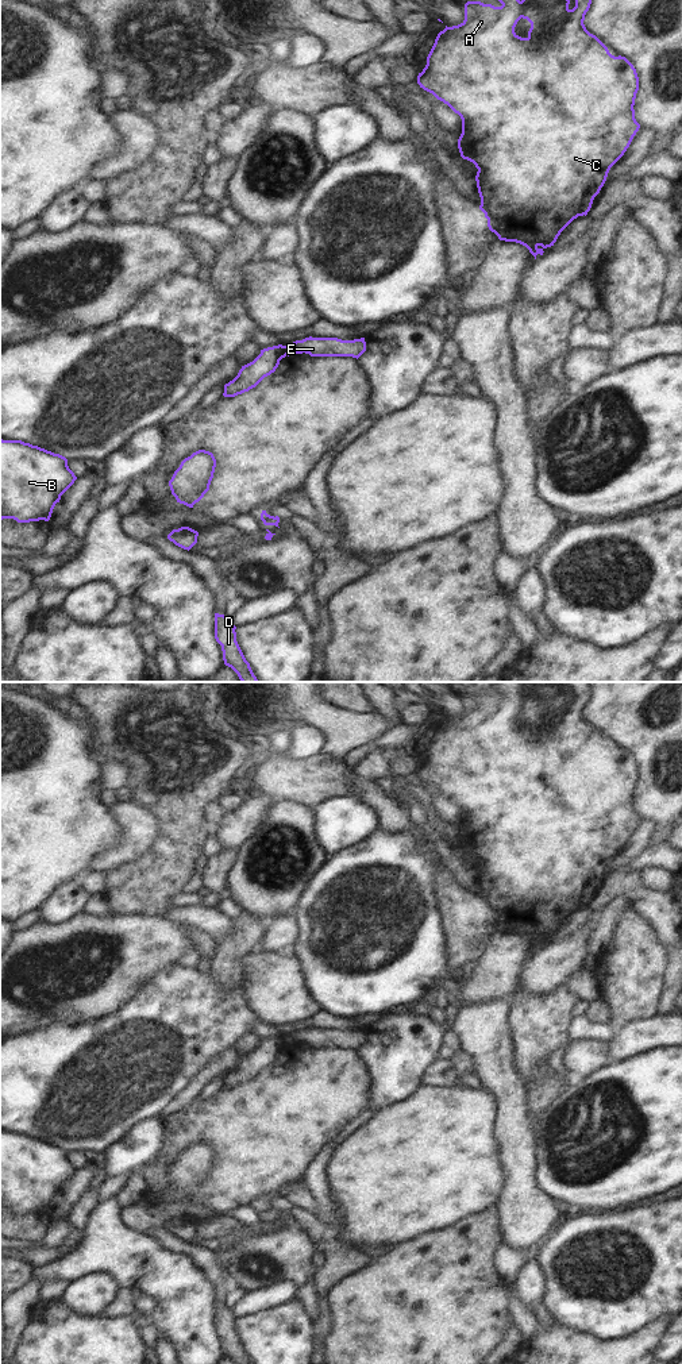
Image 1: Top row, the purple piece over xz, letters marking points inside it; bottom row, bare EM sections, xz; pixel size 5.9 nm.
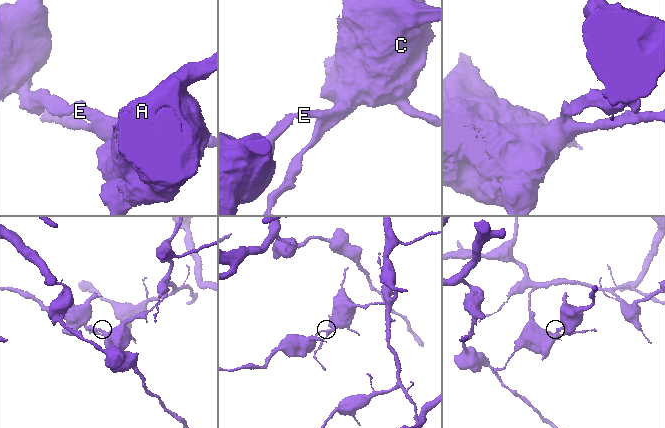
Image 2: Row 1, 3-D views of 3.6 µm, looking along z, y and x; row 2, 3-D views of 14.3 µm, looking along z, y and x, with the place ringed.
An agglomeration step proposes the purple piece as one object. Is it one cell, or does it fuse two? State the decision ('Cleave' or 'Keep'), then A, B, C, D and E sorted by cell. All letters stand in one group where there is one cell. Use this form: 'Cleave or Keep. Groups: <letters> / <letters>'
Cleave. Groups: A C D E / B.

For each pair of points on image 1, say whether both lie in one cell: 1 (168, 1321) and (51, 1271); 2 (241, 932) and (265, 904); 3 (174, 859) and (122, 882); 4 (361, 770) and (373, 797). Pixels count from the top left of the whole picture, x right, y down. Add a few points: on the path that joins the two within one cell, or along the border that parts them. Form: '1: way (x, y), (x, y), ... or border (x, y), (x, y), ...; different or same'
1: way (153, 1287), (127, 1262), (85, 1262); same
2: border (243, 909), (269, 919); different
3: way (161, 873), (151, 882), (135, 882); same
4: border (351, 770), (373, 783); different

